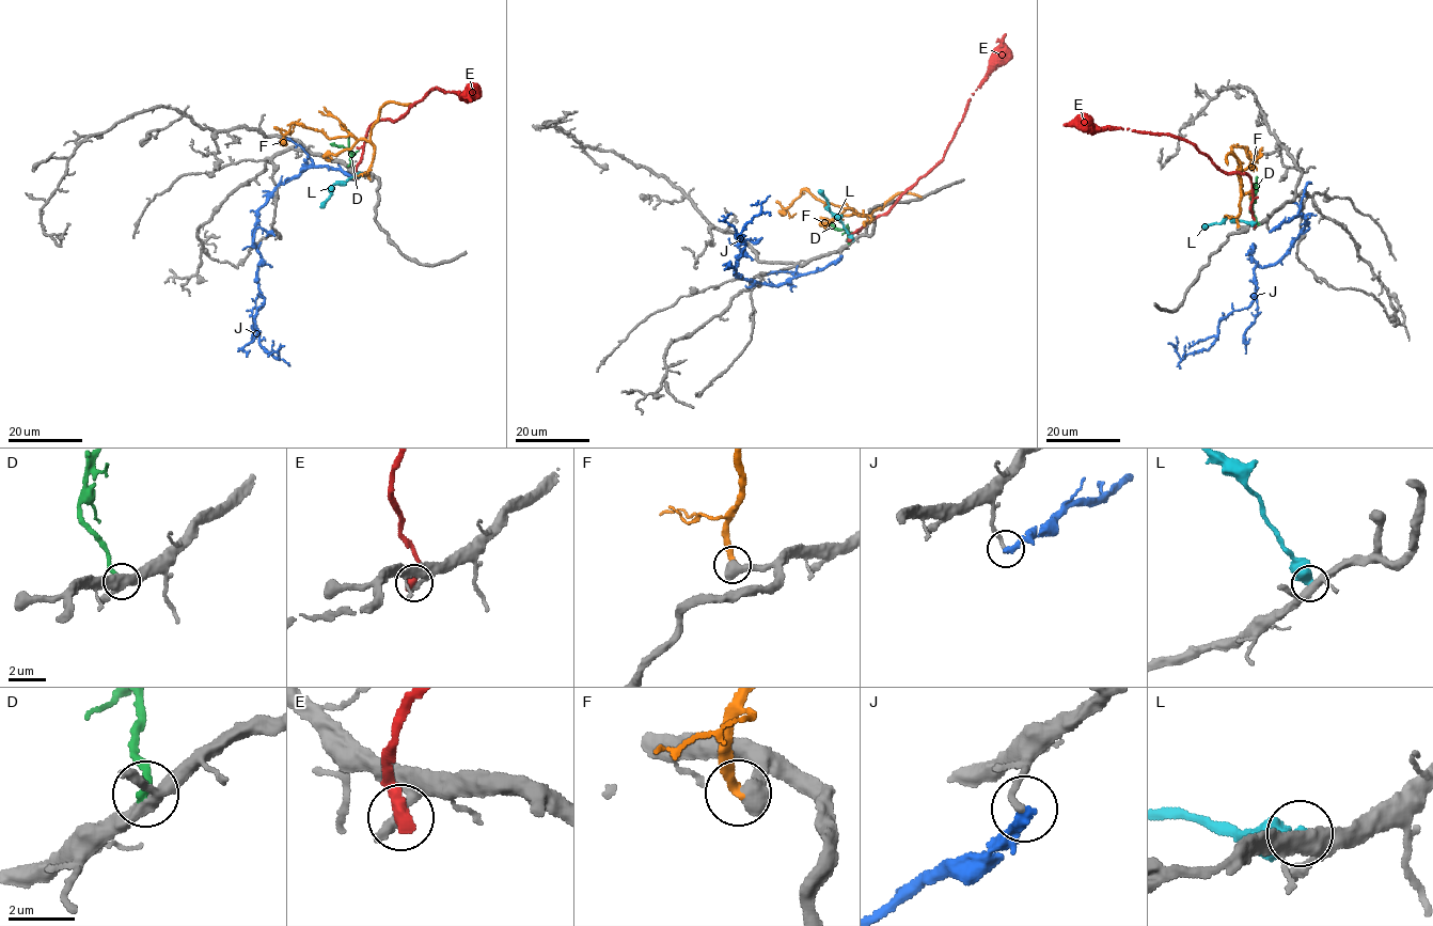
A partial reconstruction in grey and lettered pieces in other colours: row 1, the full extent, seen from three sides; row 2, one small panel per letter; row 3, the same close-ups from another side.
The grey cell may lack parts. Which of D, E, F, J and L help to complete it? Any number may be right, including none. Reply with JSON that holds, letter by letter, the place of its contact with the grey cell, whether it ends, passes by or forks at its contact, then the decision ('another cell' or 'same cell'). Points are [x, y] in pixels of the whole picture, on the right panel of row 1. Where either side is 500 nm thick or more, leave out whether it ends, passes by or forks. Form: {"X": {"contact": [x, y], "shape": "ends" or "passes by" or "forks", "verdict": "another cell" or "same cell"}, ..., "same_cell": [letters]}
{"D": {"contact": [1258, 223], "shape": "ends", "verdict": "another cell"}, "E": {"contact": [1255, 226], "shape": "ends", "verdict": "another cell"}, "F": {"contact": [1238, 226], "verdict": "same cell"}, "J": {"contact": [1270, 231], "shape": "ends", "verdict": "another cell"}, "L": {"contact": [1255, 222], "verdict": "another cell"}, "same_cell": ["F"]}

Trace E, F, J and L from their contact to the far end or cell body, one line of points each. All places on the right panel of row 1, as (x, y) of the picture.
E: (1255, 226), (1250, 208), (1250, 177), (1241, 172), (1227, 173), (1191, 143), (1169, 135), (1129, 128), (1064, 124)
F: (1238, 225), (1242, 185), (1232, 147), (1244, 148), (1254, 160), (1256, 152)
J: (1269, 231), (1308, 222), (1255, 269), (1255, 299), (1219, 322), (1207, 349), (1182, 359), (1176, 336)
L: (1255, 222), (1228, 217), (1202, 228)

